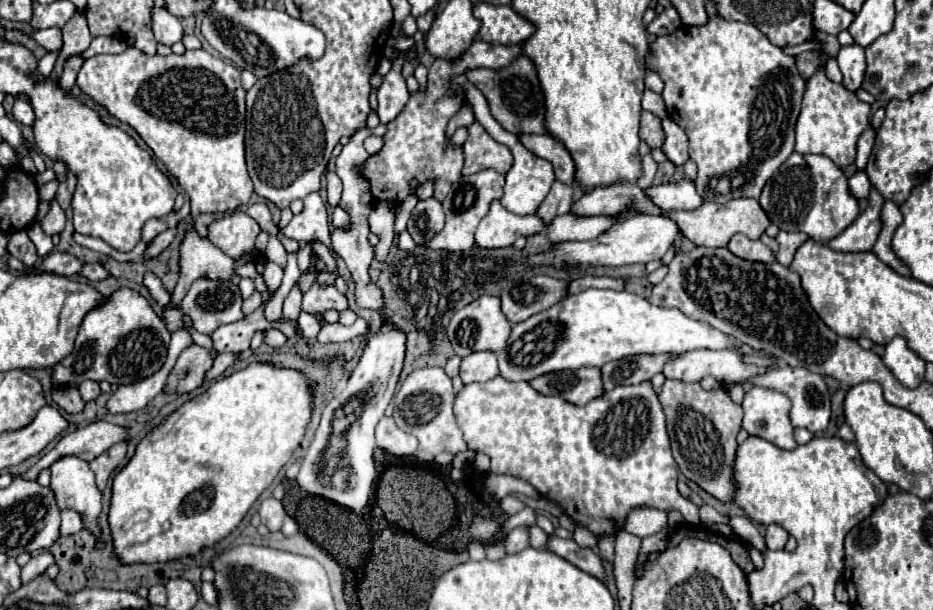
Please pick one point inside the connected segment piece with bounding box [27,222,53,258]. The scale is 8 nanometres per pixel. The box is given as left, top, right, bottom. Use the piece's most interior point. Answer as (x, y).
(42, 241)

